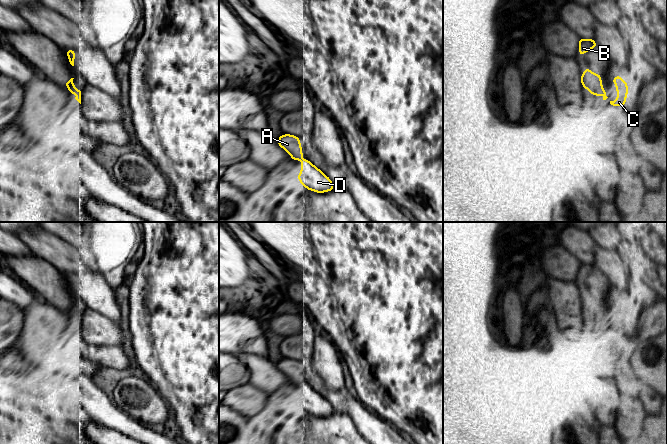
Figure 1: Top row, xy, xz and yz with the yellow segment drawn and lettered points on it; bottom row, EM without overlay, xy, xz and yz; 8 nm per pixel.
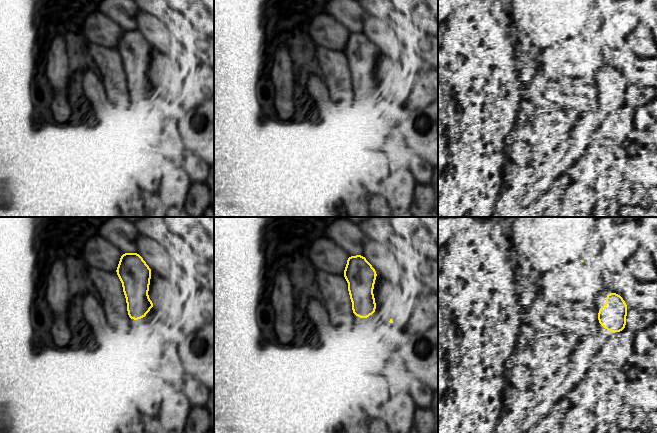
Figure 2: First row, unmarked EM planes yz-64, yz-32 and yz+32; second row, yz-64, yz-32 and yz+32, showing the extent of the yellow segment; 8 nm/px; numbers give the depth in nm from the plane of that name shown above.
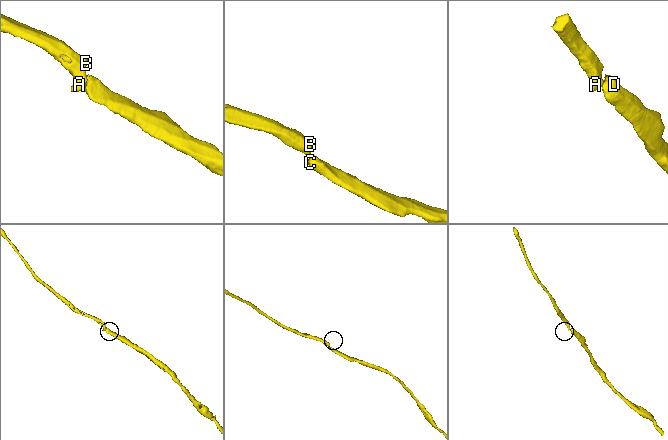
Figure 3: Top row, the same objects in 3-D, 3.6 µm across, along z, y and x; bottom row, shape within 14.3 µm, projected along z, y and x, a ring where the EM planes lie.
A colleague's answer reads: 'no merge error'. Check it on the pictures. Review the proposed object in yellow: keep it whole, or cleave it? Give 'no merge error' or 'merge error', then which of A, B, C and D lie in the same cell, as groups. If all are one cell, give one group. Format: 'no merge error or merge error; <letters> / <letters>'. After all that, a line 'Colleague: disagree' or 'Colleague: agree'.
no merge error; A B C D
Colleague: agree

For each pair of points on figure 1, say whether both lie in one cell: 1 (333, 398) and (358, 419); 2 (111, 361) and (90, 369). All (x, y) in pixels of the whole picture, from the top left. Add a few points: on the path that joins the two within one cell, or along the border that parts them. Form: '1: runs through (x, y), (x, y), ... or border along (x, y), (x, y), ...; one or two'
1: border along (342, 388), (347, 413); two
2: border along (88, 358), (100, 366); two

